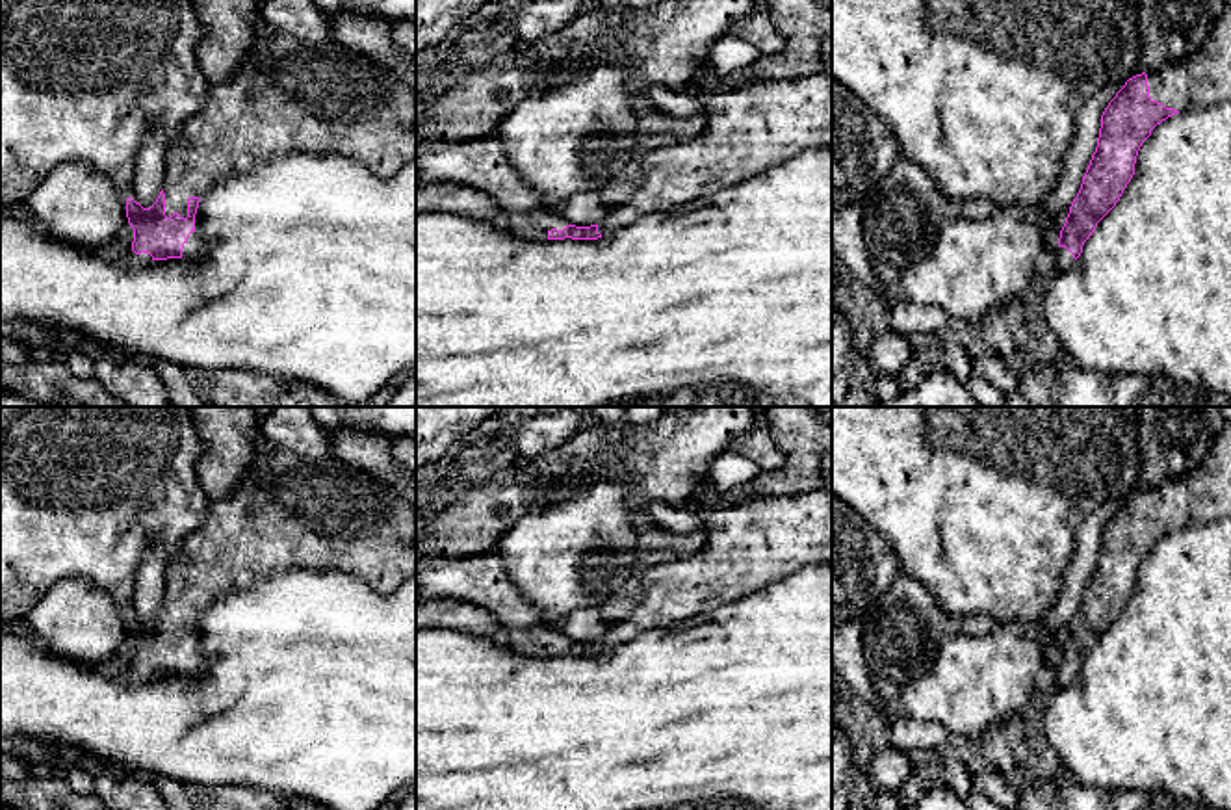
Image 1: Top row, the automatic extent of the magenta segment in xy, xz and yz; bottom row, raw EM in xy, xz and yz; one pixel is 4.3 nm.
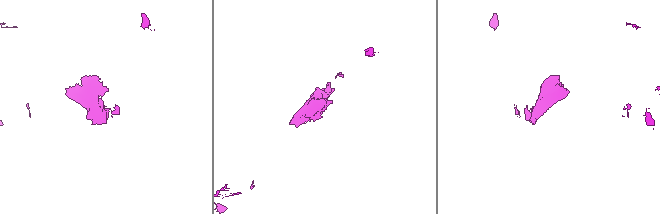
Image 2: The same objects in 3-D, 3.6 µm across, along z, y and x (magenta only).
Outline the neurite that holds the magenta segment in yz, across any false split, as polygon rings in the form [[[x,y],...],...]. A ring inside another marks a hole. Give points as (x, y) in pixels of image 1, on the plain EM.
[[[1231,424],[1198,468],[1129,494],[1105,524],[1095,568],[1055,665],[1058,689],[1071,684],[1097,639],[1120,617],[1151,546],[1179,528],[1224,518],[1231,518]]]

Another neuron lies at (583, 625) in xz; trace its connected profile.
[[[576,608],[564,617],[561,632],[576,643],[600,641],[600,637],[611,628],[611,621],[605,621],[598,608]]]

